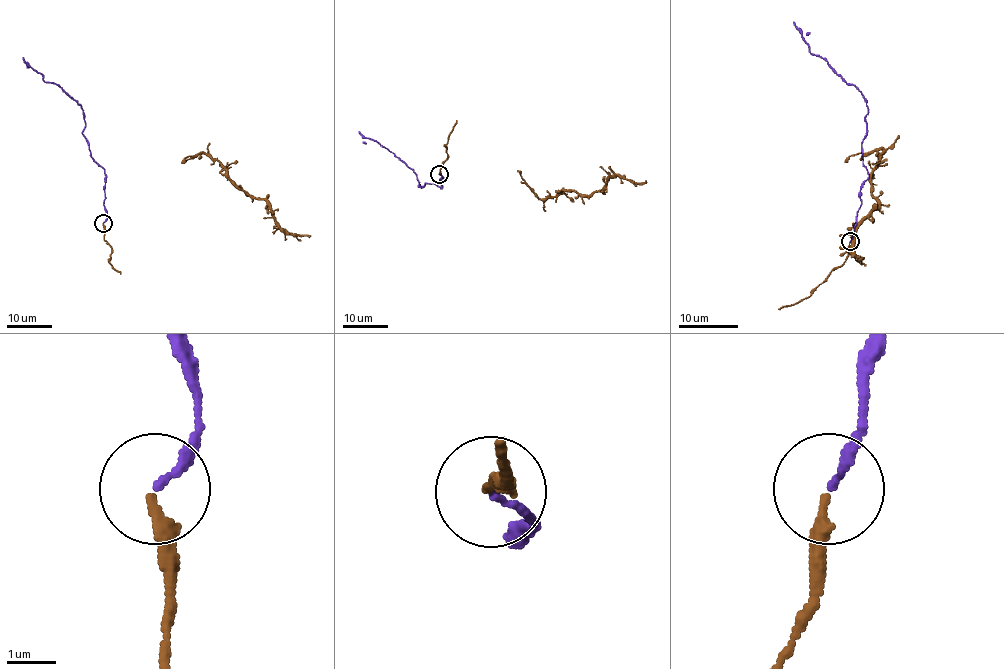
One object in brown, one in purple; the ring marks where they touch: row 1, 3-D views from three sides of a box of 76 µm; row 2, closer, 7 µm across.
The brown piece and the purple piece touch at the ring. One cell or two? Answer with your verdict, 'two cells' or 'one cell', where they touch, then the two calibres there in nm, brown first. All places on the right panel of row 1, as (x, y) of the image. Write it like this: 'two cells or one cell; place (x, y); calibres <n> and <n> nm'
one cell; place (850, 241); calibres 240 and 130 nm

